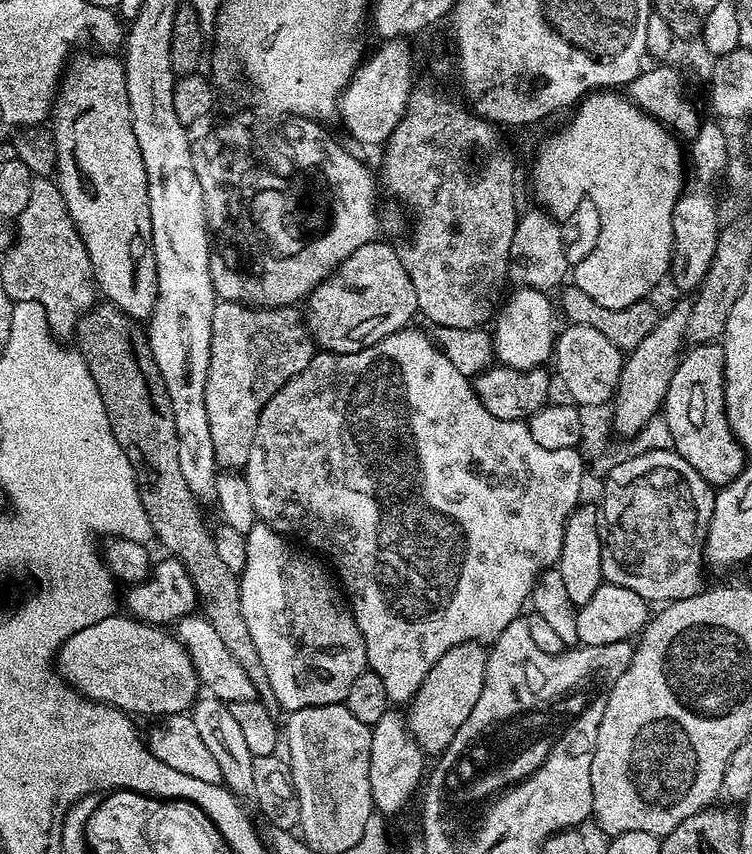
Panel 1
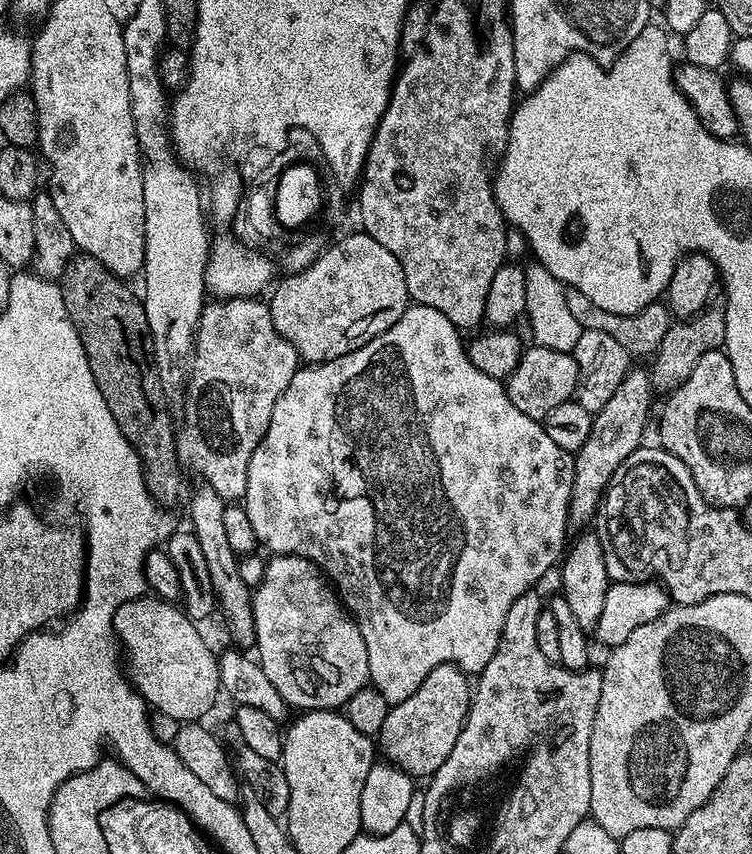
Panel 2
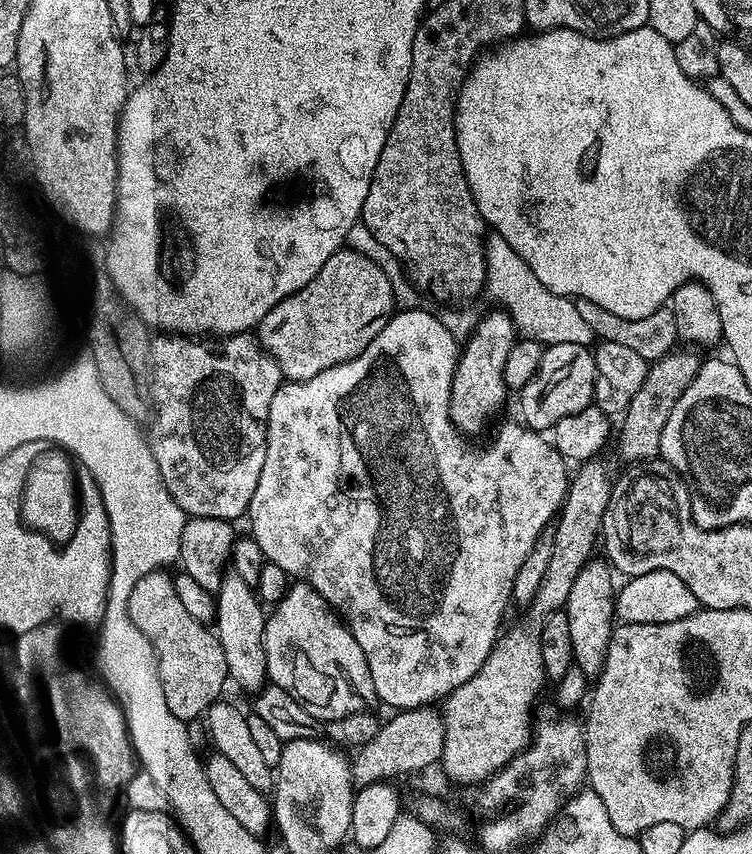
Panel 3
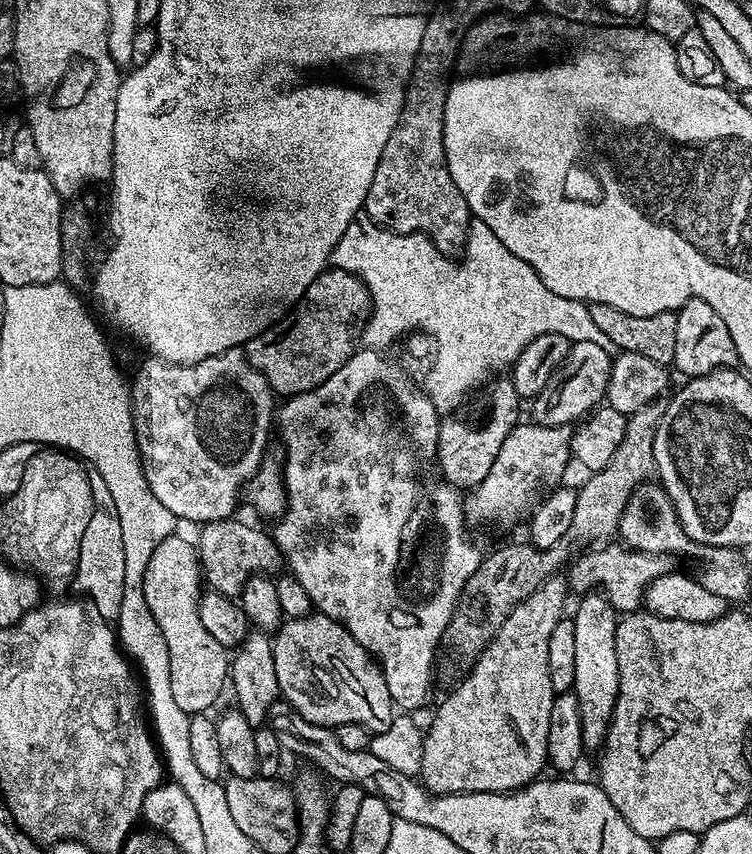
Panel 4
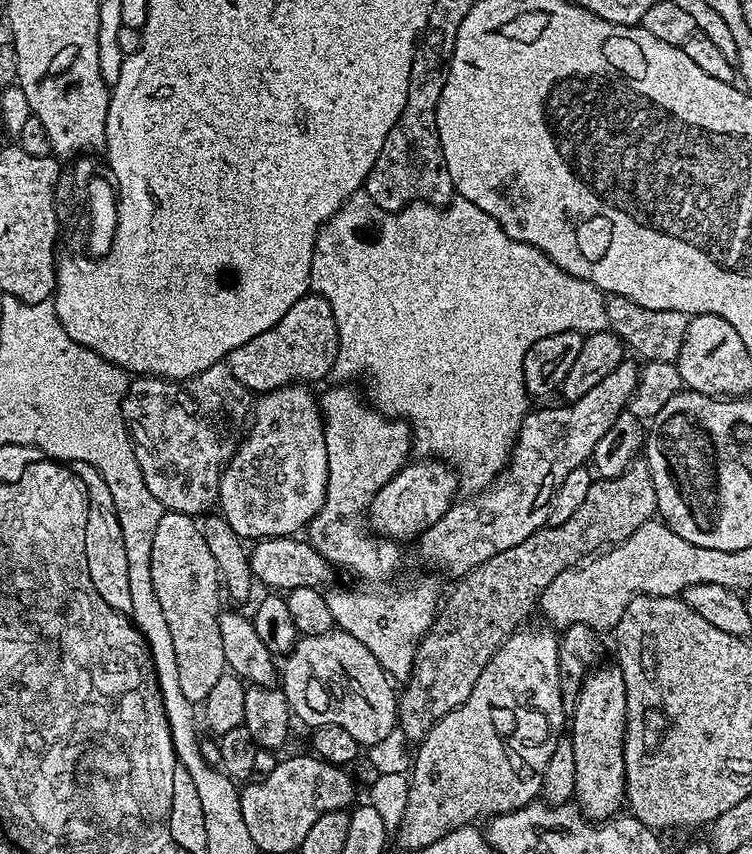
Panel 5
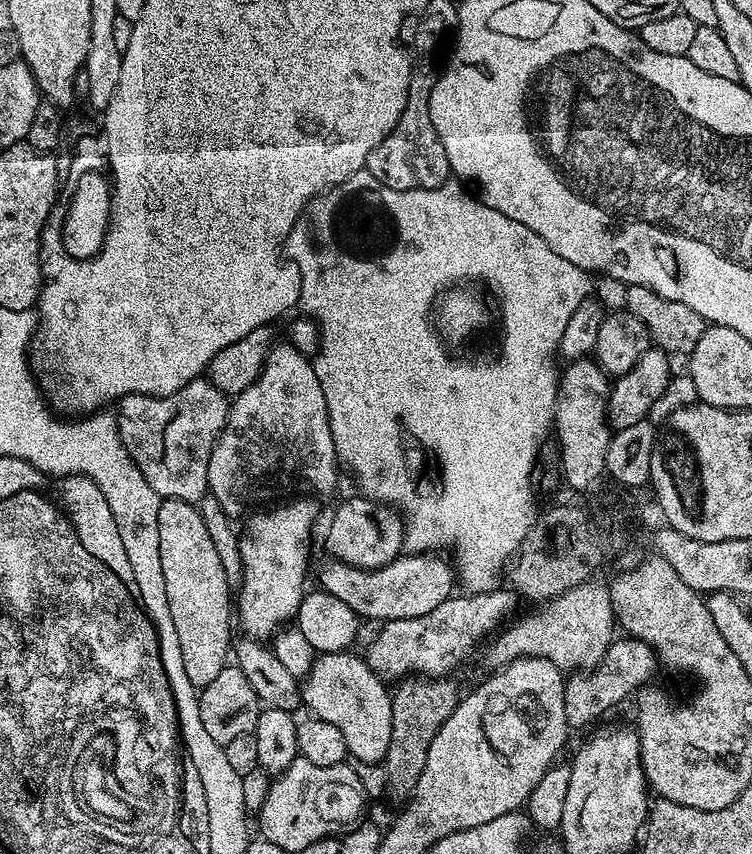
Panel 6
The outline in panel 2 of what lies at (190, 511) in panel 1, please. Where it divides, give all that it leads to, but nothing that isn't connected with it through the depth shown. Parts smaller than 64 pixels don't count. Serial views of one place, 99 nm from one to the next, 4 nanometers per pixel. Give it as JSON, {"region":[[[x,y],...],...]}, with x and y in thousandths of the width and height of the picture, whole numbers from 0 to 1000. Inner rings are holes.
{"region":[[[110,297],[97,299],[78,329],[80,343],[88,354],[88,368],[93,368],[93,377],[98,386],[104,386],[104,396],[109,396],[109,405],[114,410],[114,419],[120,424],[120,438],[125,438],[125,447],[130,447],[130,457],[136,457],[136,466],[141,466],[141,475],[146,475],[146,485],[152,485],[152,494],[157,494],[157,504],[177,527],[184,532],[186,544],[191,548],[191,563],[197,577],[206,581],[214,591],[225,593],[239,581],[239,553],[242,544],[234,530],[235,507],[229,506],[229,487],[226,474],[218,465],[218,453],[213,446],[213,434],[207,427],[207,415],[202,410],[202,392],[194,372],[194,363],[189,351],[169,337],[166,329],[154,324],[130,302]]]}

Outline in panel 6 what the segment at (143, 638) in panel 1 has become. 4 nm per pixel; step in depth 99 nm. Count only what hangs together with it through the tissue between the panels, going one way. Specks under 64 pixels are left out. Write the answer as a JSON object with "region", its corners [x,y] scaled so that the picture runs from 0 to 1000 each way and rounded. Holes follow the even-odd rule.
{"region":[[[214,584],[210,593],[210,649],[215,649],[221,705],[226,705],[226,724],[231,724],[237,756],[242,756],[247,794],[267,808],[278,803],[305,776],[306,755],[311,749],[311,698],[261,590]]]}

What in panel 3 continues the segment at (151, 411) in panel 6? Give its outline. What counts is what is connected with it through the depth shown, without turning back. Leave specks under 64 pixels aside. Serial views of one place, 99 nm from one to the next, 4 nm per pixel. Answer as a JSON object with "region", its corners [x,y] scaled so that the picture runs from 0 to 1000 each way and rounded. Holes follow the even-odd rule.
{"region":[[[318,389],[315,393],[297,396],[277,396],[270,403],[270,397],[257,396],[243,391],[213,391],[202,400],[202,477],[205,491],[201,493],[199,523],[205,532],[205,541],[210,541],[210,550],[215,555],[215,564],[242,593],[246,605],[267,604],[286,609],[314,611],[323,605],[332,593],[332,583],[338,583],[338,569],[343,569],[343,555],[348,555],[348,541],[354,536],[354,508],[356,507],[356,491],[359,489],[359,471],[364,471],[364,461],[372,454],[375,441],[370,424],[347,405],[339,392]]]}

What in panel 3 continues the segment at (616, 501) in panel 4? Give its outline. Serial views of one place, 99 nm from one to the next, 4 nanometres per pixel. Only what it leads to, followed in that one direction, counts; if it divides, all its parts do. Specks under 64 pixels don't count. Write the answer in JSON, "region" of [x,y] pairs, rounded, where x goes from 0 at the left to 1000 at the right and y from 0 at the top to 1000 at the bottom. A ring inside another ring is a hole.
{"region":[[[904,411],[886,413],[880,420],[863,430],[859,447],[854,447],[854,457],[843,461],[838,475],[827,484],[827,491],[823,493],[826,496],[822,496],[822,511],[824,506],[824,534],[830,541],[870,539],[878,534],[880,504],[886,504],[886,489],[891,489],[891,480],[896,480],[902,466],[912,461],[912,452],[923,447],[934,425],[934,417],[926,413],[930,411]]]}

